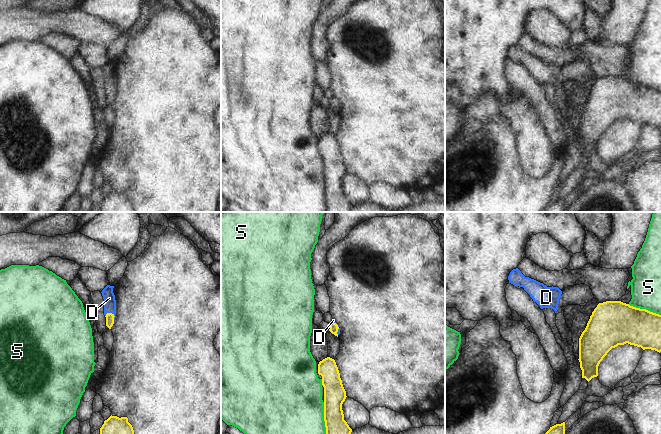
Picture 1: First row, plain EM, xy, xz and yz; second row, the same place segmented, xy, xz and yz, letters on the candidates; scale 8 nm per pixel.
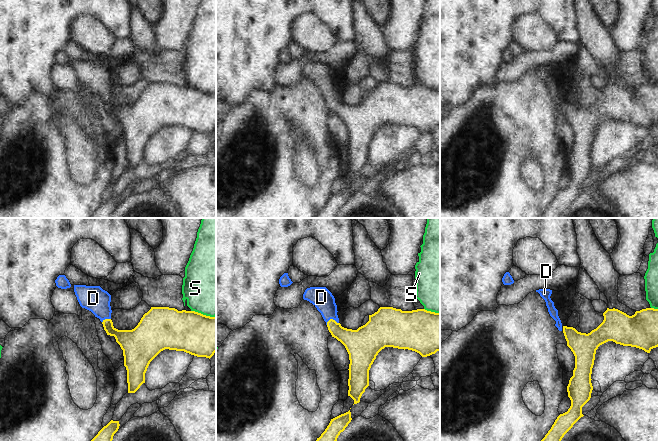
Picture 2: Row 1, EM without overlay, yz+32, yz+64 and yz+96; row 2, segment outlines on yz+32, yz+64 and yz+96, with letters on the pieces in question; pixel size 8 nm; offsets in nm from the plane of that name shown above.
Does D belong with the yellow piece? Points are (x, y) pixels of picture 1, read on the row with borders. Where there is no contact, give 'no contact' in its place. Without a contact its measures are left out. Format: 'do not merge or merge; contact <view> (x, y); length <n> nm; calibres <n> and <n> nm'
merge; contact xy (111, 313); length 90 nm; calibres 60 and 100 nm

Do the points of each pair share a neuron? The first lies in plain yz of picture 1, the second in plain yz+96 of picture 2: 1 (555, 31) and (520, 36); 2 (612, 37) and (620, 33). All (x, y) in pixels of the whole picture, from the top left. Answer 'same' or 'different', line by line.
1: same
2: same

